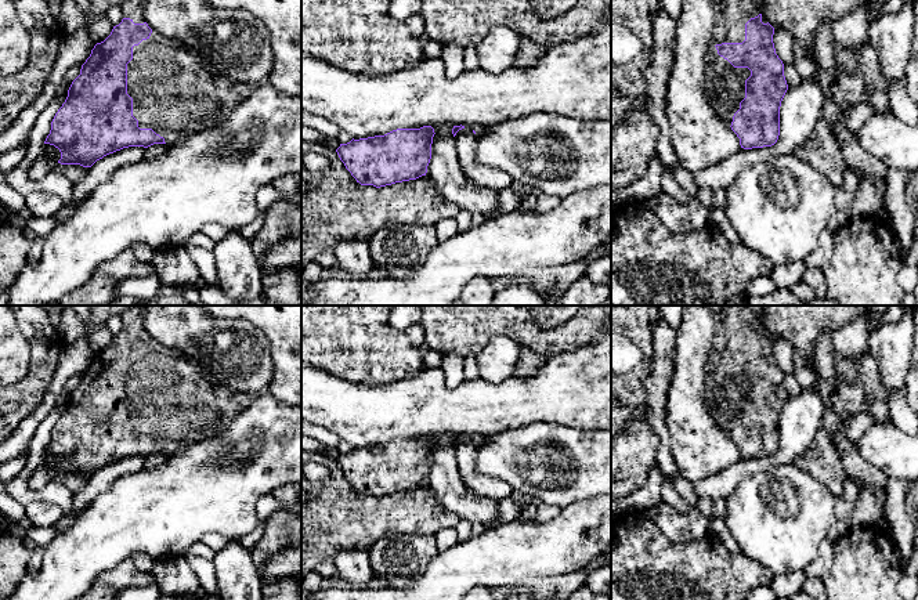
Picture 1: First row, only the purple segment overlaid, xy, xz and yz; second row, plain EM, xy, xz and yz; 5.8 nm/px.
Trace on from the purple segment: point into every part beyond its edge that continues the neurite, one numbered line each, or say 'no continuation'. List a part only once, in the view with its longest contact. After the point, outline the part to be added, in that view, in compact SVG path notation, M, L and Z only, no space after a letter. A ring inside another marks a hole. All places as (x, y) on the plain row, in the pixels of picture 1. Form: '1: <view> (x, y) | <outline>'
1: yz (725, 394) | M730 306L723 321L716 324L711 355L705 364L705 401L713 419L731 435L740 412L745 408L745 390L751 386L748 377L734 377L720 366L716 354L742 353L745 333L758 326L762 319L747 306Z

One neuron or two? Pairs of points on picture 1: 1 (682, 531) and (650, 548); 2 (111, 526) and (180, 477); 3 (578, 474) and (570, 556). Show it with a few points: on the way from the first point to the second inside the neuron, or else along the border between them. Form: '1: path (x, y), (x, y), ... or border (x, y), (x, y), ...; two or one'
1: border (646, 516), (671, 539), (700, 541), (703, 538); two
2: path (127, 519), (141, 513), (163, 492); one
3: border (596, 495), (588, 499), (578, 499), (561, 509); two

